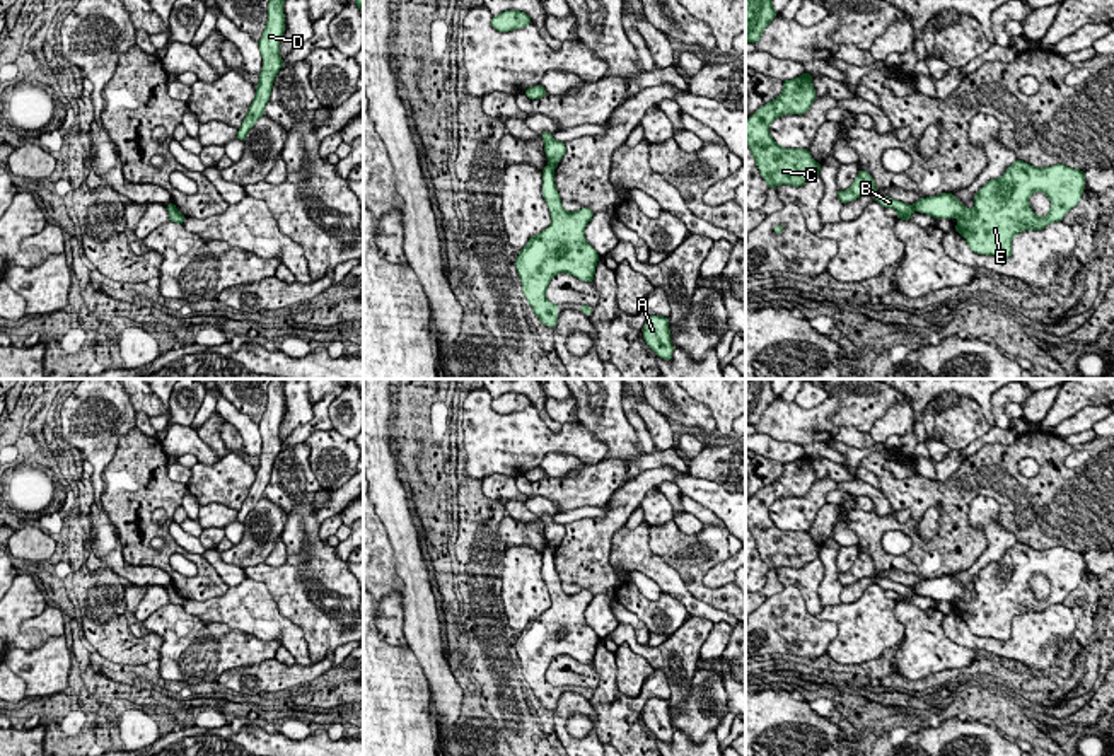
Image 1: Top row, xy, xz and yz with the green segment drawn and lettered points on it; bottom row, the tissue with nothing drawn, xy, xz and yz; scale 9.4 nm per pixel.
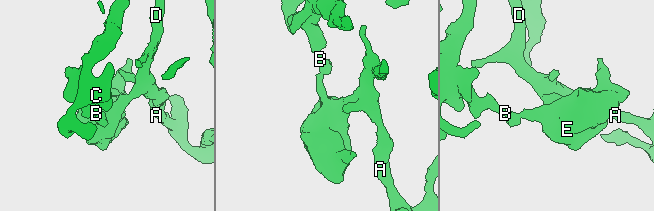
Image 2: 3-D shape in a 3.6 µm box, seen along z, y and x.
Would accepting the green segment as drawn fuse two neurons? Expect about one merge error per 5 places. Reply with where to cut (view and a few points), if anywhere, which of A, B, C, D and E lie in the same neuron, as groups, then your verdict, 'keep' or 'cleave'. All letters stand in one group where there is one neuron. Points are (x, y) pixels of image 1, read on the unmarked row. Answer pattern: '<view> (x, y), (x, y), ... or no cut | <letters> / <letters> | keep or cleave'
yz (913, 587), (916, 593) | A D E / B C | cleave

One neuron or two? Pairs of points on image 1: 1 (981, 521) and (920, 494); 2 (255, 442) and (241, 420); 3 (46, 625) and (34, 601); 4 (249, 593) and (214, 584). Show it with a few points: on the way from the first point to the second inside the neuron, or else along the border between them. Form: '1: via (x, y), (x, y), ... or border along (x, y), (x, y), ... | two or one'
1: border along (968, 512), (968, 521), (985, 536), (983, 553) | two
2: via (251, 437), (244, 425) | one
3: border along (46, 604), (21, 625), (17, 635) | two
4: border along (229, 587), (219, 596), (190, 601) | two

